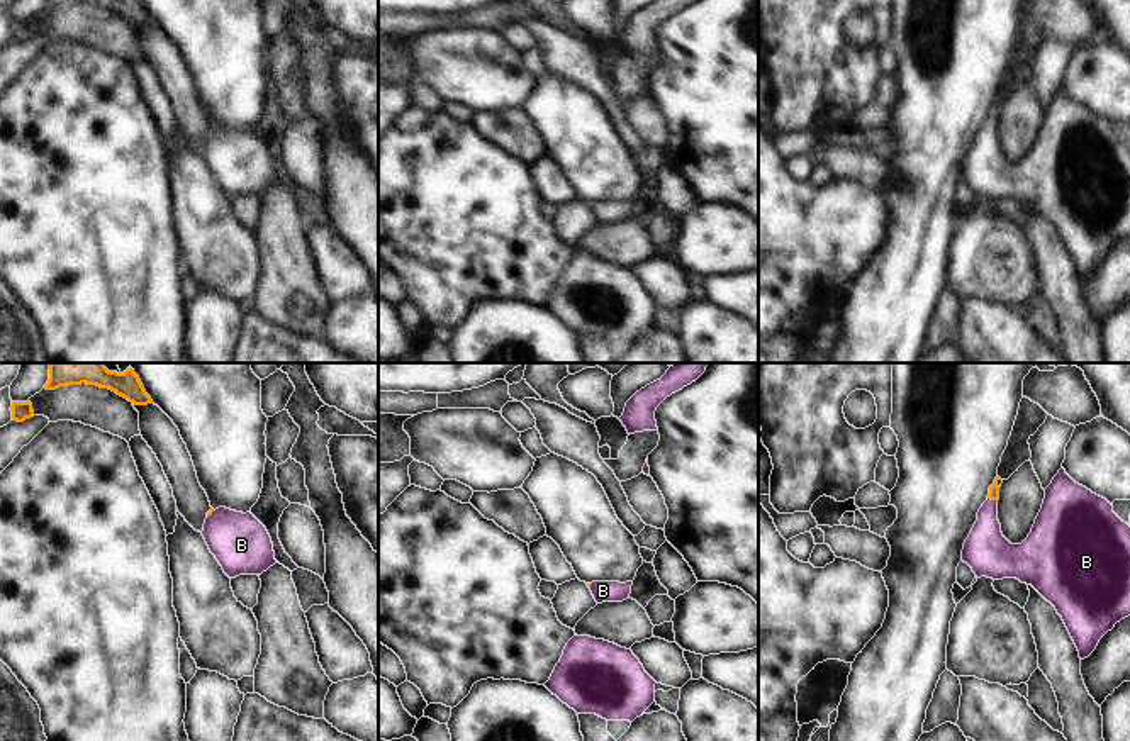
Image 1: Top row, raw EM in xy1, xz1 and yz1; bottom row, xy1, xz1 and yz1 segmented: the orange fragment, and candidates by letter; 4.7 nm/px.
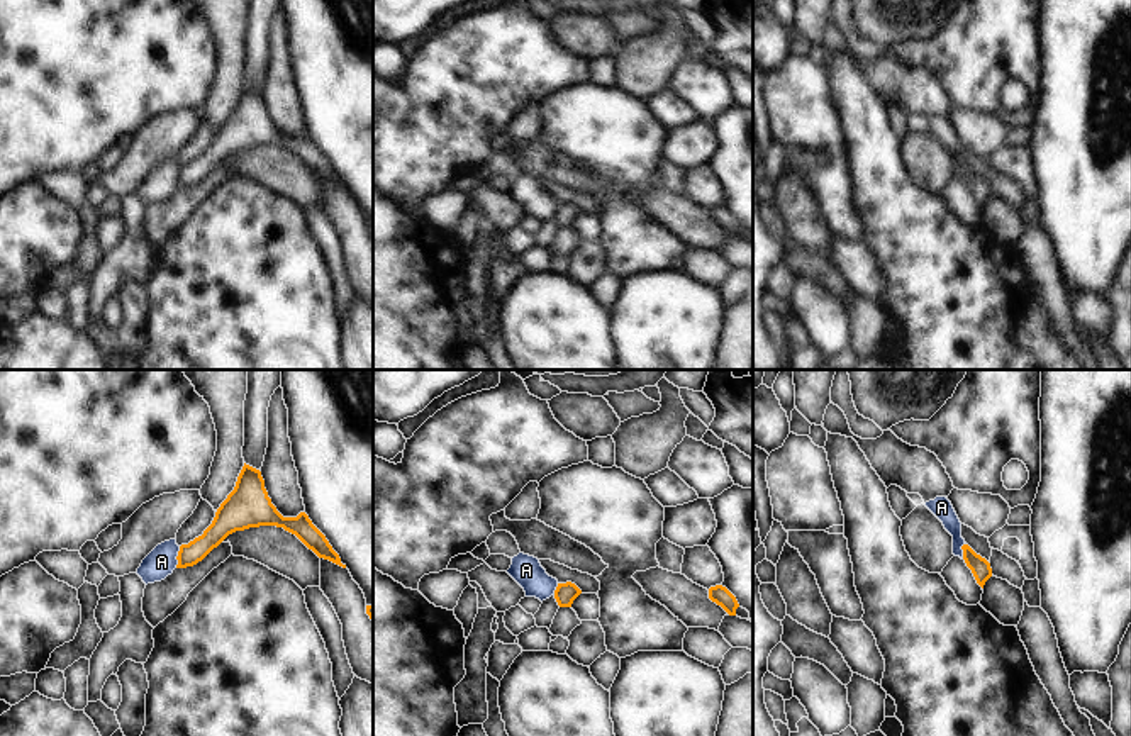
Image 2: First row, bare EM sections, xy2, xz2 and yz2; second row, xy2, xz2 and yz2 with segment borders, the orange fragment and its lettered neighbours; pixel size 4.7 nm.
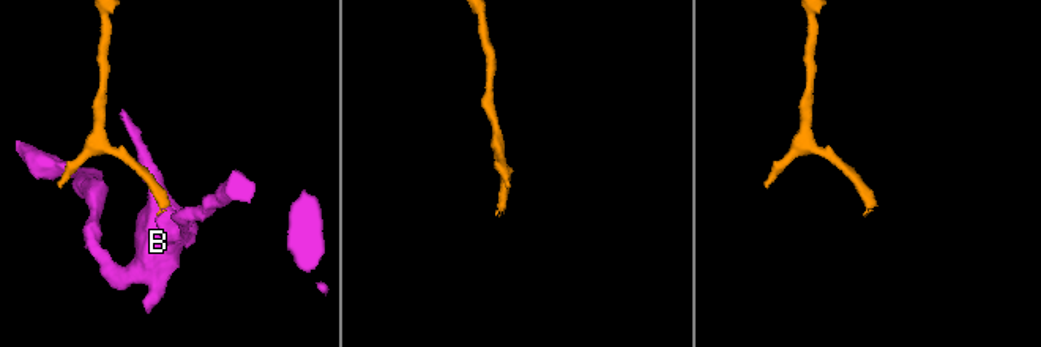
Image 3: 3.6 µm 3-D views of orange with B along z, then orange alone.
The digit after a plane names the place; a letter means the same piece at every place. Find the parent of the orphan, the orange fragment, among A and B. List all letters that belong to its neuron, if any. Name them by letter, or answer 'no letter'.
B

